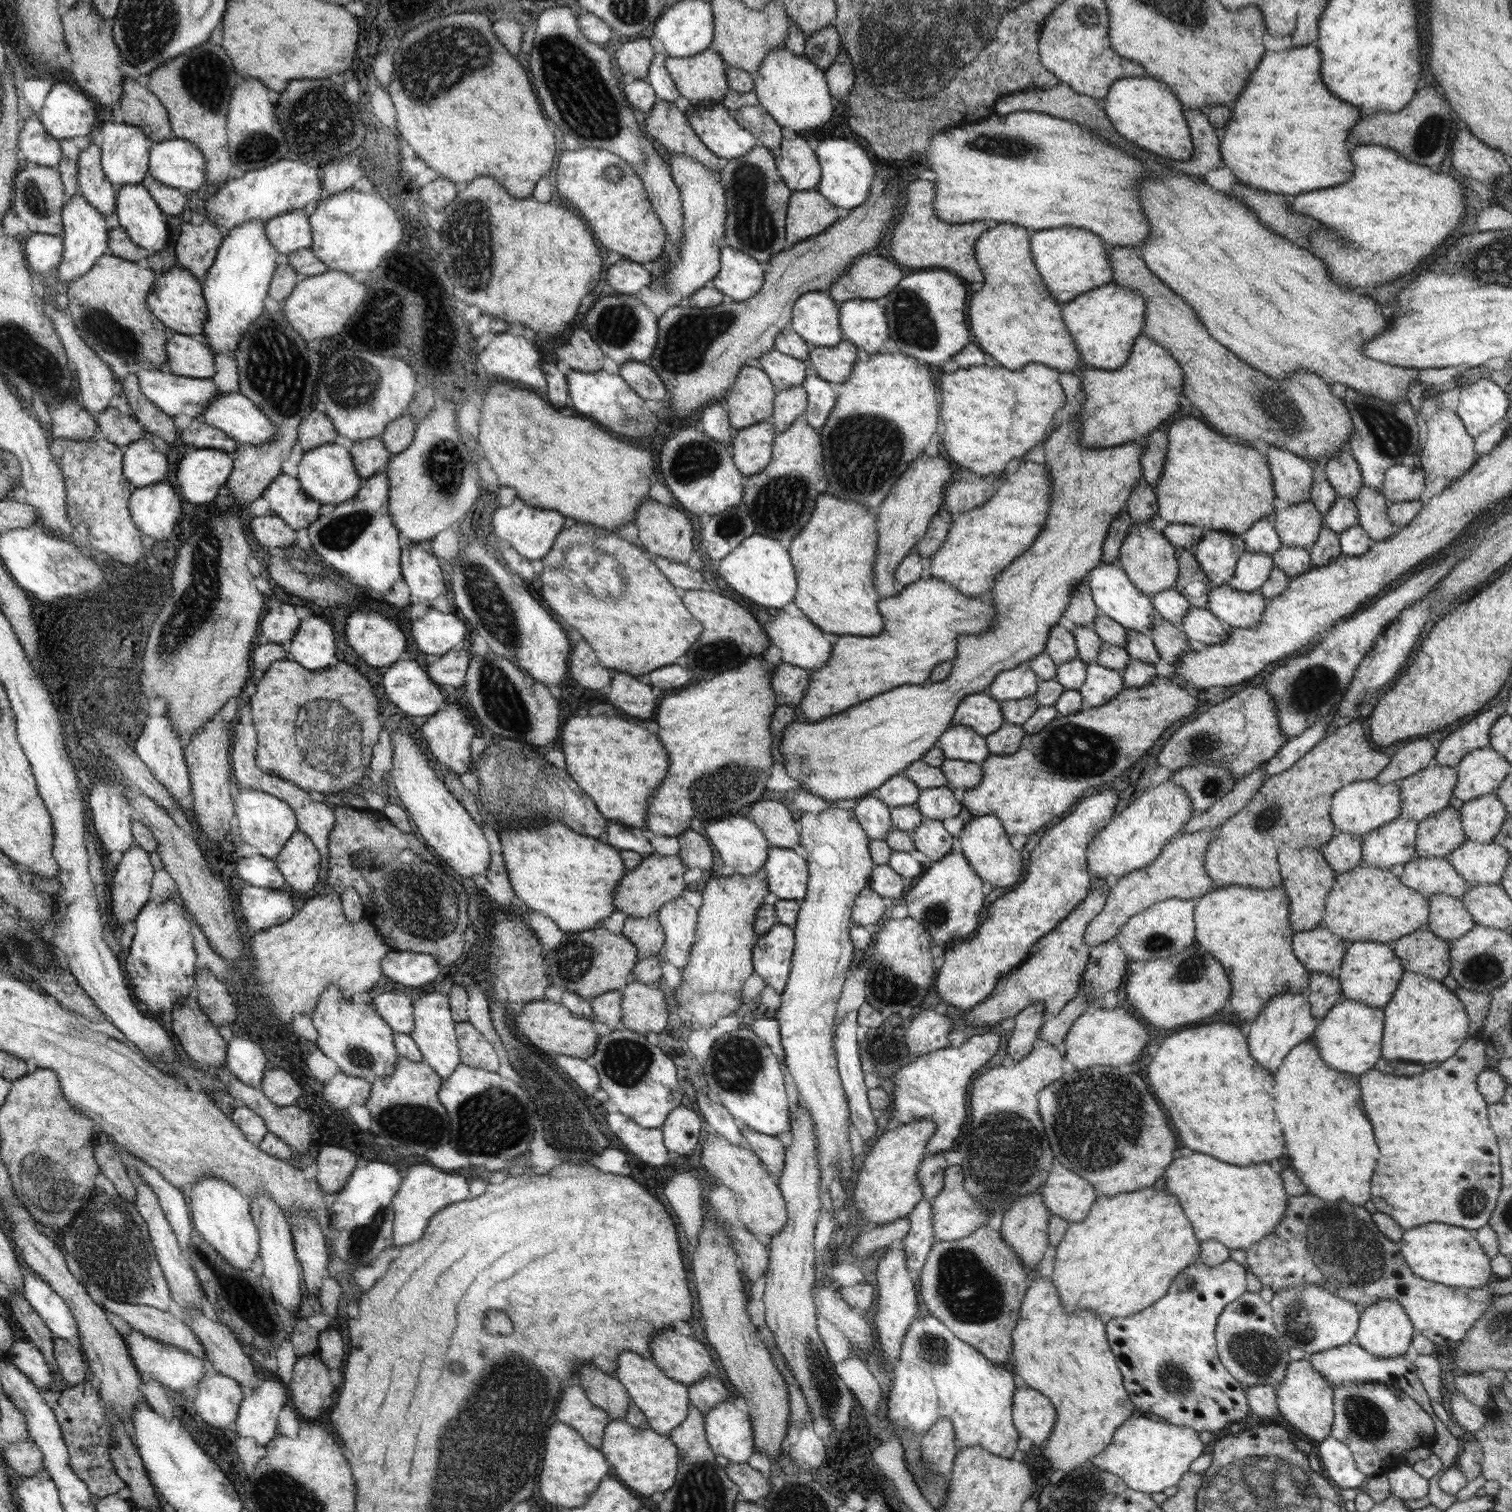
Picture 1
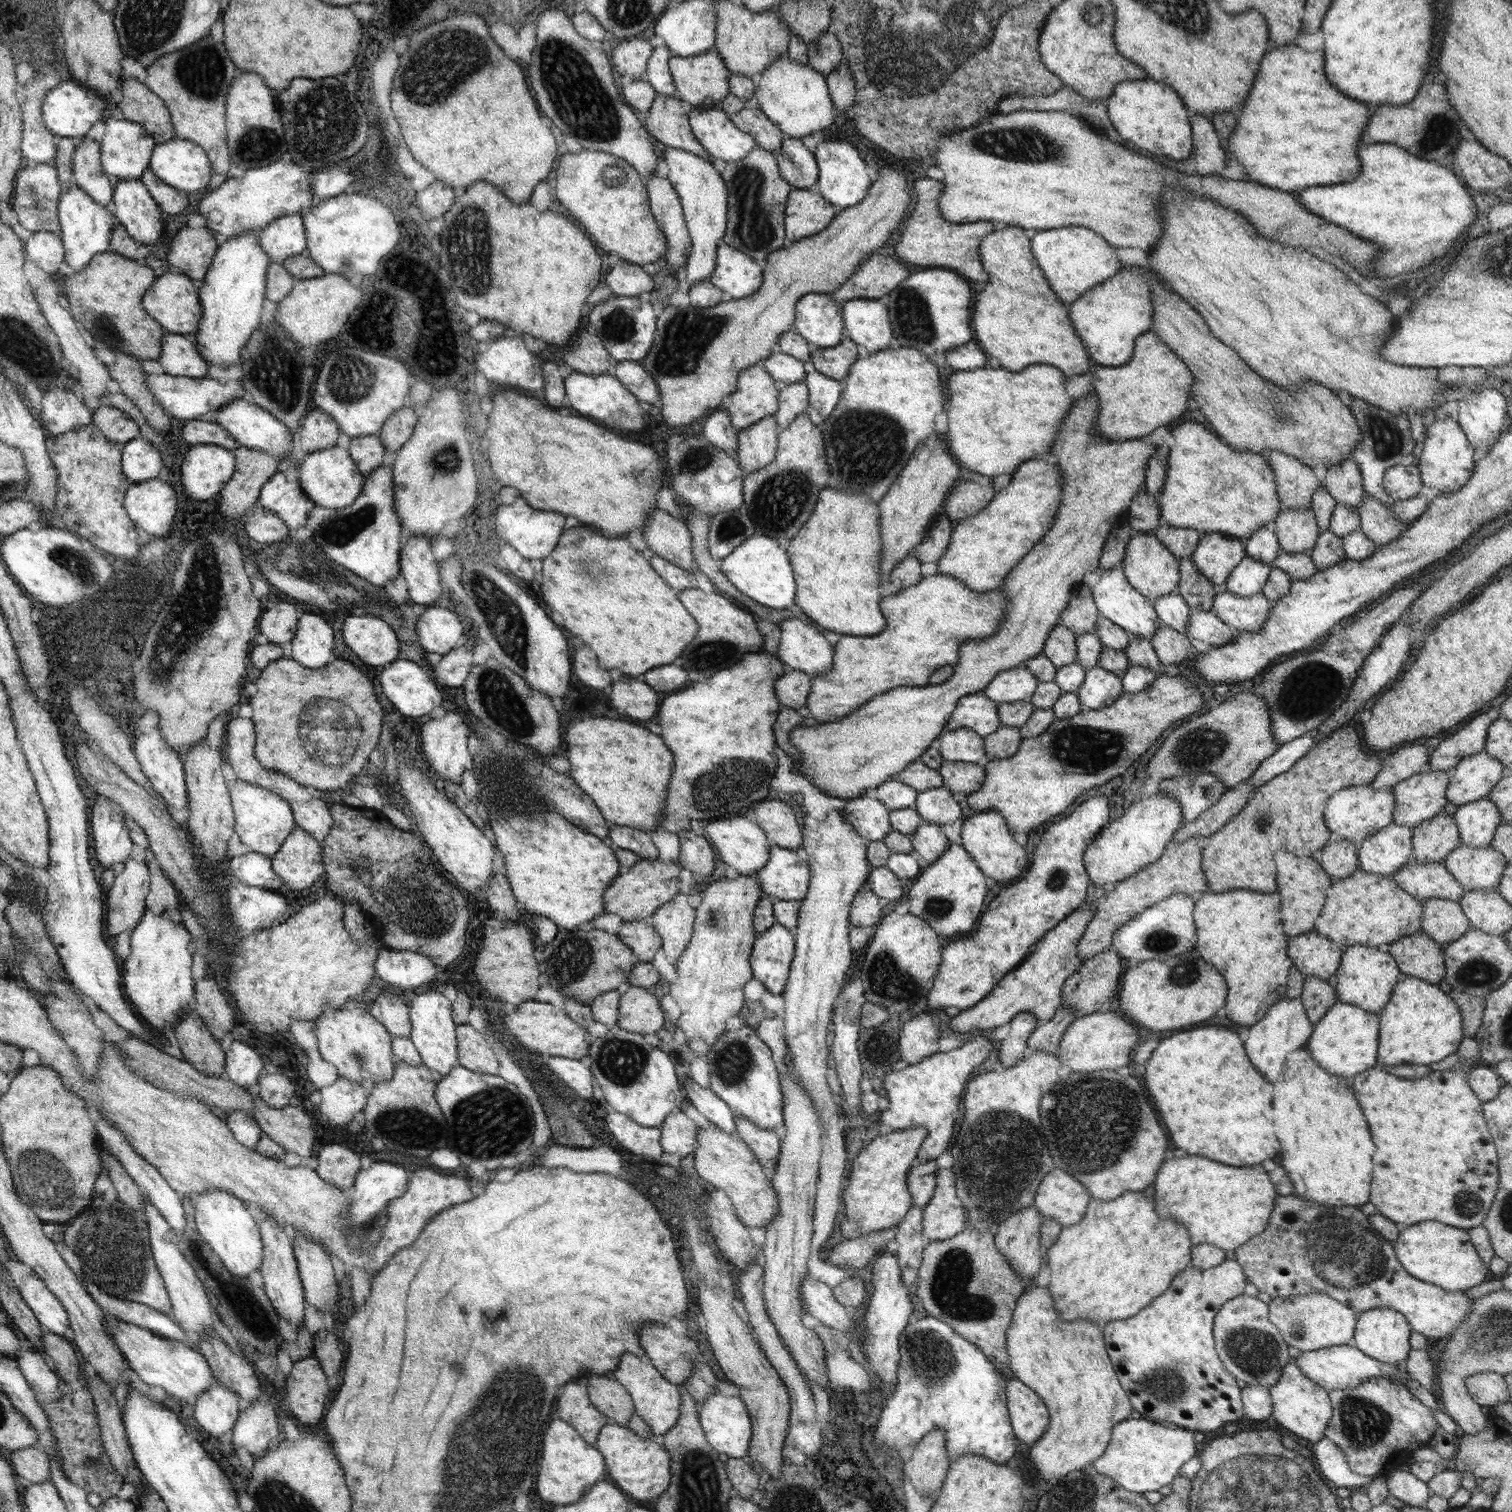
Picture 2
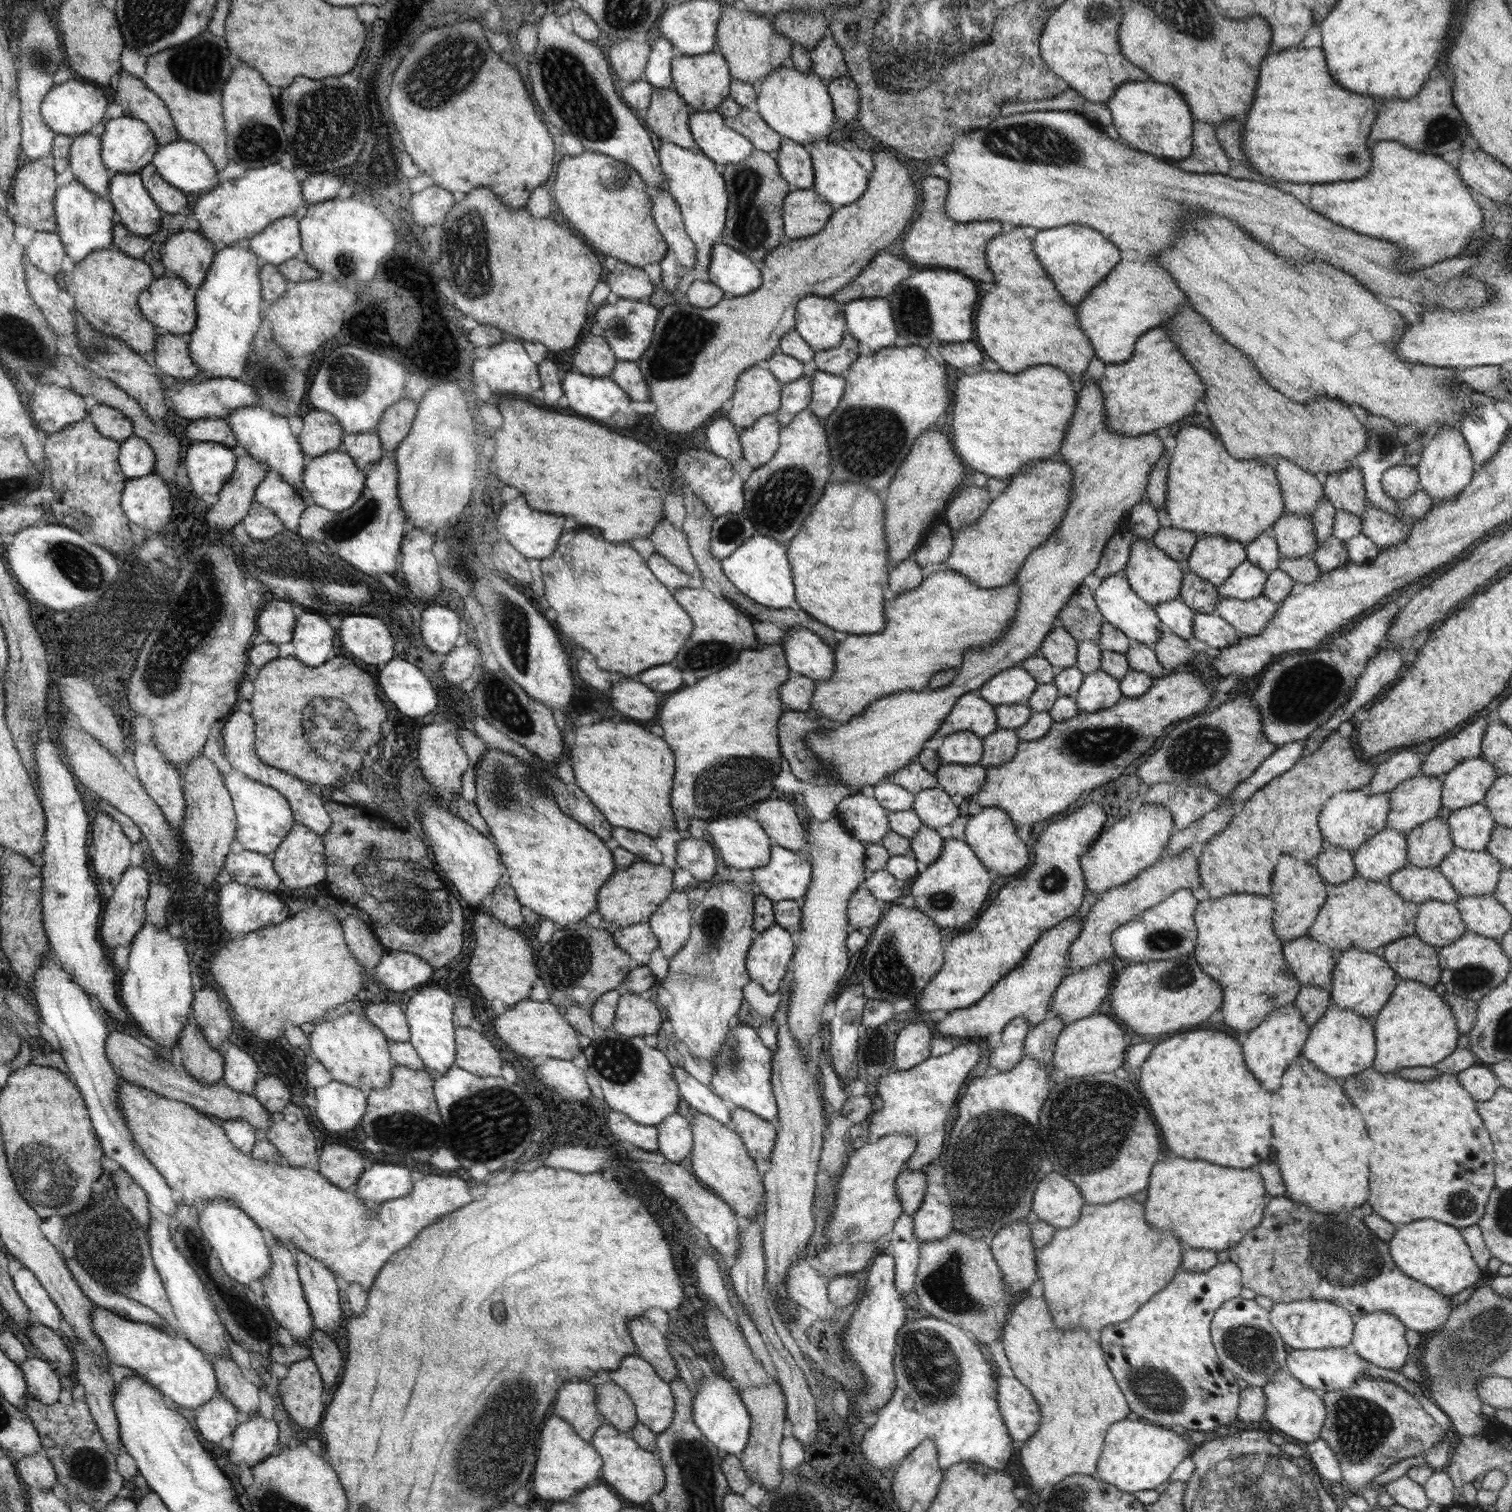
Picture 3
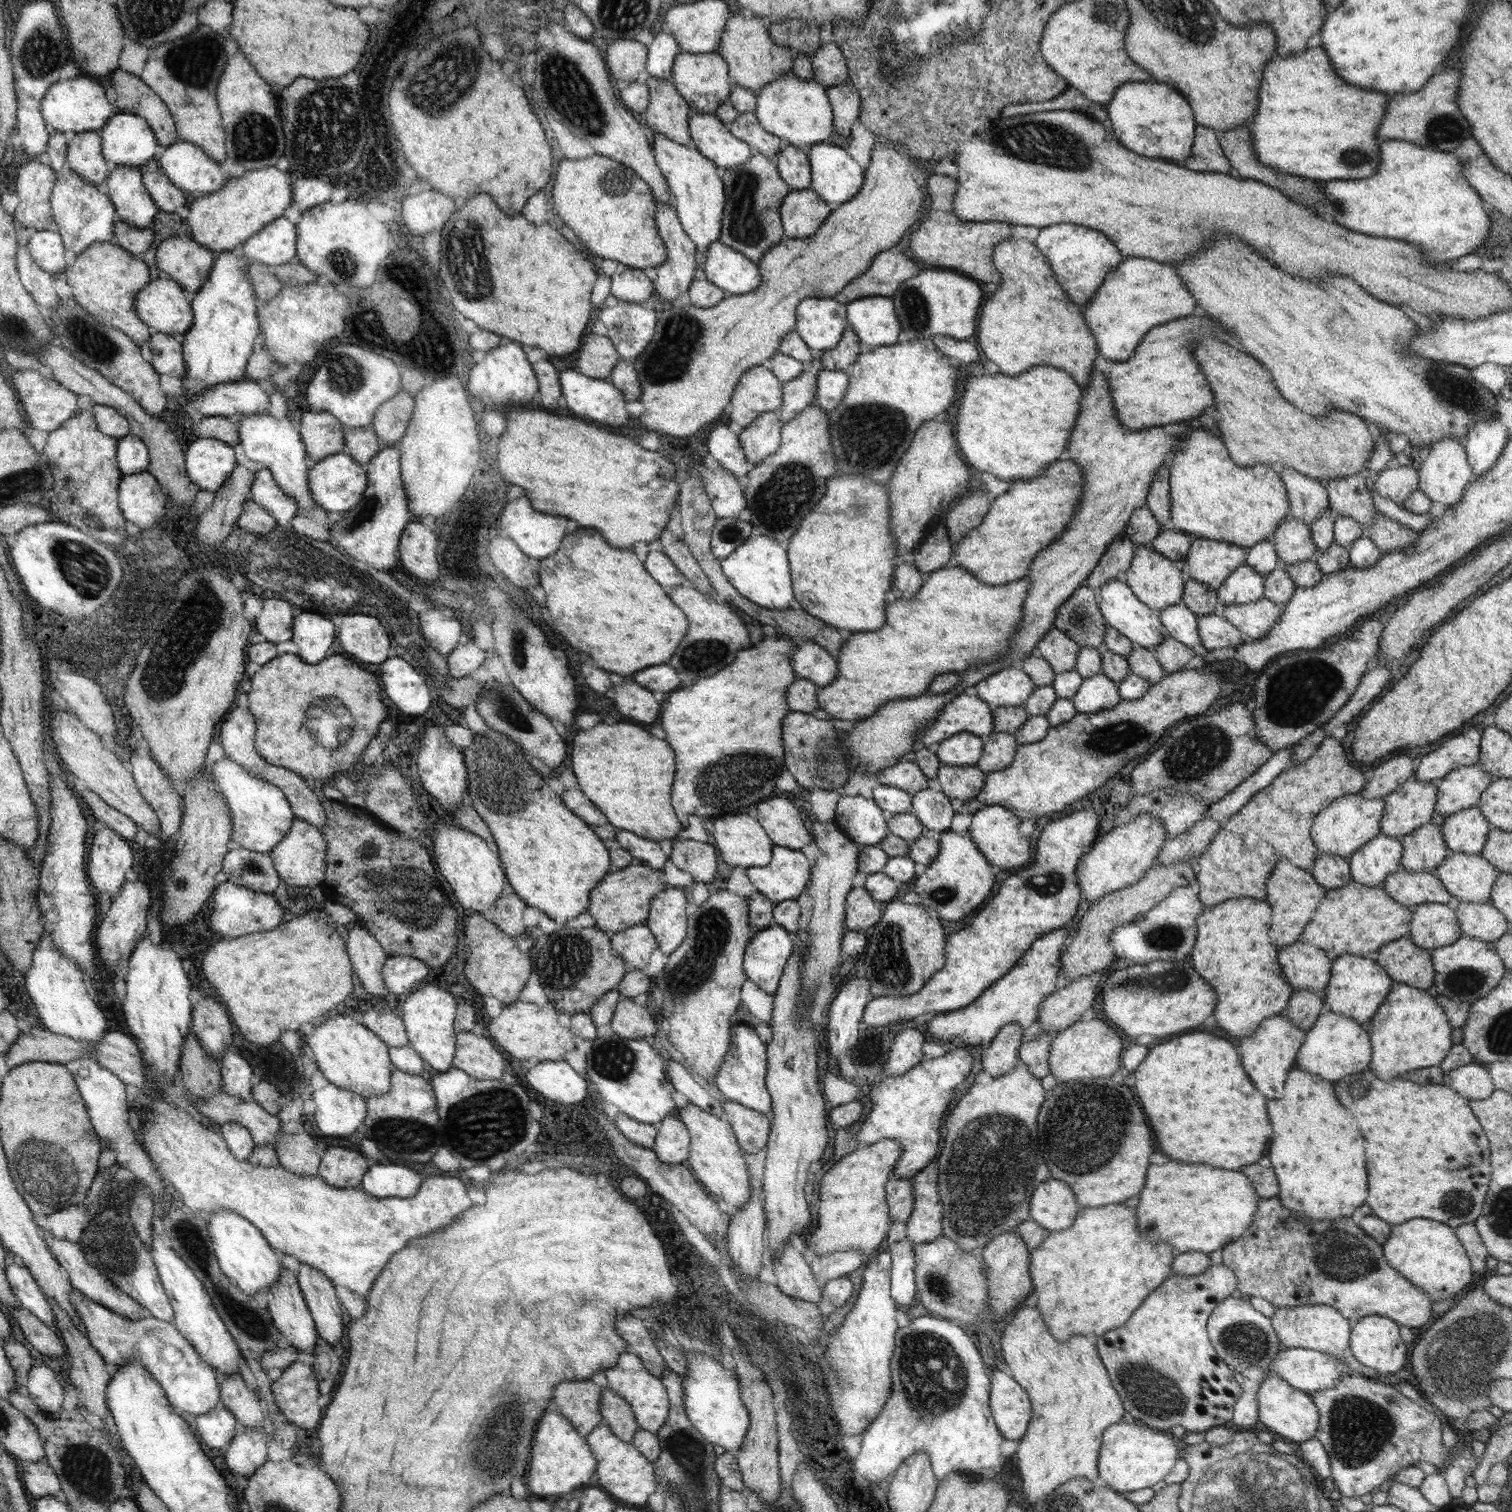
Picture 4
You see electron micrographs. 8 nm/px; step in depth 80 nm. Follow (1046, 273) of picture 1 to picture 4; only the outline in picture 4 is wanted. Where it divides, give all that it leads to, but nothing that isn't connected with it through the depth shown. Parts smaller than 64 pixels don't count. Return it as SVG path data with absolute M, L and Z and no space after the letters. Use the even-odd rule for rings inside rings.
M1058 224L1039 228L1040 236L1036 239L1038 250L1048 258L1052 270L1062 288L1072 298L1072 302L1086 306L1096 291L1102 286L1106 275L1112 272L1120 262L1120 250L1098 230L1076 224Z

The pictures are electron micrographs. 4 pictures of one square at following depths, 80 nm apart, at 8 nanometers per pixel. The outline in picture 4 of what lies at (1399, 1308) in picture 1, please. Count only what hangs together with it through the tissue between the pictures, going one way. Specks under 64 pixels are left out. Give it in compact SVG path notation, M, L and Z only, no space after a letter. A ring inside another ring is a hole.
M1366 1316L1357 1320L1352 1326L1349 1336L1349 1347L1352 1356L1366 1368L1376 1370L1383 1379L1395 1378L1396 1372L1404 1369L1409 1362L1409 1351L1411 1344L1400 1337L1399 1324L1384 1316Z

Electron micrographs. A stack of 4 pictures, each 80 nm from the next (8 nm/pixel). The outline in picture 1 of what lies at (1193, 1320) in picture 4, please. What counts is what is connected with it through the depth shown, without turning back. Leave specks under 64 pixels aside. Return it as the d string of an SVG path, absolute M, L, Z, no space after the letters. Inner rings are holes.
M1233 1259L1216 1266L1188 1265L1171 1282L1168 1292L1152 1306L1127 1317L1111 1318L1105 1324L1107 1341L1123 1376L1130 1401L1142 1414L1164 1418L1173 1426L1184 1426L1198 1433L1215 1431L1238 1424L1250 1411L1245 1386L1220 1362L1215 1328L1224 1307L1246 1290L1246 1267Z

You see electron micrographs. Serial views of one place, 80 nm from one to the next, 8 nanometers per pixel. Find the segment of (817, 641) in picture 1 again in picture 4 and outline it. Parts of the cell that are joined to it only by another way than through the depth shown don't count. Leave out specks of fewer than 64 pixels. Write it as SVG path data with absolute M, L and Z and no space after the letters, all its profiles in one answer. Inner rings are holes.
M805 640L797 644L795 654L791 657L796 674L799 678L814 682L816 686L828 686L836 680L836 660L826 649L813 640Z

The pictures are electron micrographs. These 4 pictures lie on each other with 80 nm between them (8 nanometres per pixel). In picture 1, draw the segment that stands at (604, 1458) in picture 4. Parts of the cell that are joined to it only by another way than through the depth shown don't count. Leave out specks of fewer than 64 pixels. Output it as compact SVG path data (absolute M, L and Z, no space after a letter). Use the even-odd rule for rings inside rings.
M616 1419L607 1425L603 1438L604 1444L599 1450L614 1468L616 1479L634 1493L659 1498L675 1486L676 1474L679 1473L679 1448L670 1437L660 1435L650 1428L636 1429L636 1426Z

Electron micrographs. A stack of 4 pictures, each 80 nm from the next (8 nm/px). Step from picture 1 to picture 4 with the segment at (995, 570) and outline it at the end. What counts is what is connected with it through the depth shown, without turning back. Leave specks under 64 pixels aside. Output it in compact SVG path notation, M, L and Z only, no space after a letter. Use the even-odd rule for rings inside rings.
M1060 460L1050 464L1041 476L1034 479L1018 480L1010 484L1008 492L996 498L996 504L992 504L990 512L978 526L973 528L958 543L954 544L954 558L951 565L964 567L972 576L976 576L980 582L988 586L1000 586L1006 582L1014 582L1026 578L1032 560L1040 550L1050 546L1067 529L1076 506L1080 505L1082 491L1084 489L1084 474L1080 472L1080 466L1072 460Z

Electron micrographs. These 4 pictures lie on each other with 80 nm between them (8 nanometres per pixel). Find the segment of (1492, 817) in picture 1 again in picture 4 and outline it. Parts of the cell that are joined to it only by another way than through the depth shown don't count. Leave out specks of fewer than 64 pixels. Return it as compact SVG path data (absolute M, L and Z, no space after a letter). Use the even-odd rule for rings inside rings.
M1477 806L1445 817L1441 825L1448 851L1464 854L1481 854L1491 828Z

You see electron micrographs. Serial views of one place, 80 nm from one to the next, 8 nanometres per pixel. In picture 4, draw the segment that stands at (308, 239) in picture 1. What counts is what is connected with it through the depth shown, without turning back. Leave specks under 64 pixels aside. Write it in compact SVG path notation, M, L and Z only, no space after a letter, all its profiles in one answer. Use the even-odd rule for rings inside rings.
M285 217L272 221L244 243L244 257L266 266L283 265L299 254L297 227Z

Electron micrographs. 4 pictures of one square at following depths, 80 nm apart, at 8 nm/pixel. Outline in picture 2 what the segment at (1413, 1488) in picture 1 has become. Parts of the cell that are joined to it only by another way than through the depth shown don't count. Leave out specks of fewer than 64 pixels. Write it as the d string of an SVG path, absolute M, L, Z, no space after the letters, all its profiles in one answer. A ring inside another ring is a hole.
M1393 1470L1386 1476L1389 1494L1402 1500L1408 1506L1426 1508L1430 1498L1430 1487L1415 1478L1409 1471Z

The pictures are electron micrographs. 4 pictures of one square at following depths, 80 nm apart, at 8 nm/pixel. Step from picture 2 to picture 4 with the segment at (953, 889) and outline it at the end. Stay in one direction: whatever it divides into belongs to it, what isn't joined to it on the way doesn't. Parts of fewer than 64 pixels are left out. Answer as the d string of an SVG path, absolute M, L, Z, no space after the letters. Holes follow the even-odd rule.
M950 830L941 833L935 860L916 881L914 891L922 897L920 905L933 910L948 922L970 916L990 896L994 888L992 865L968 833L958 834Z

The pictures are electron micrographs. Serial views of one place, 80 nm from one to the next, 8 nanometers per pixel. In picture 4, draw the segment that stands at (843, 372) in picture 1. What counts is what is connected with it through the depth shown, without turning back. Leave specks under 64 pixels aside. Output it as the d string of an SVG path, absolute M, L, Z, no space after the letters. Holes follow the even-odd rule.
M848 326L839 344L832 350L823 351L821 361L824 369L845 371L851 364L856 362L861 352L860 343L861 340L854 329Z

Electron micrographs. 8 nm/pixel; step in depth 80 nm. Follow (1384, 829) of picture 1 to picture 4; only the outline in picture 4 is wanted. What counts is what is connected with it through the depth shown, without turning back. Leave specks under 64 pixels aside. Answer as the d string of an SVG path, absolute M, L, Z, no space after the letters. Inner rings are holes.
M1380 834L1347 859L1351 877L1364 886L1382 886L1389 874L1400 872L1401 838Z

